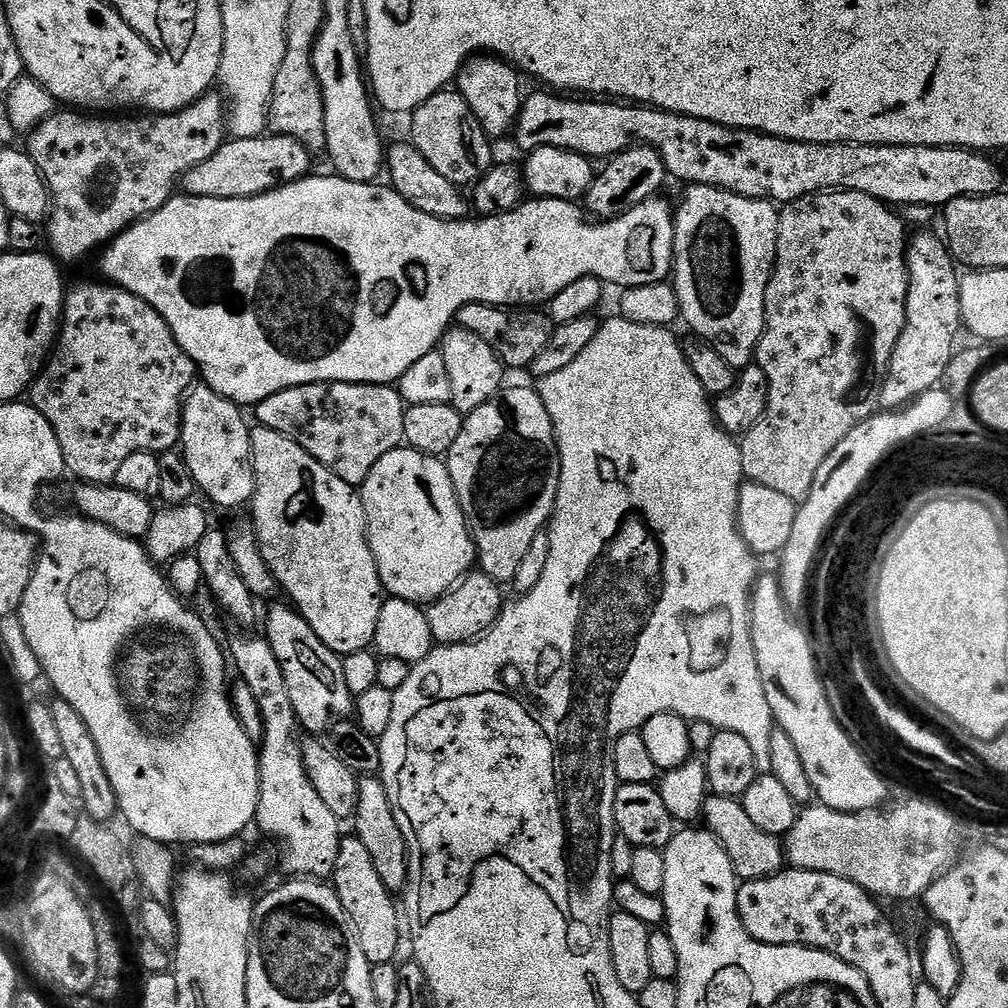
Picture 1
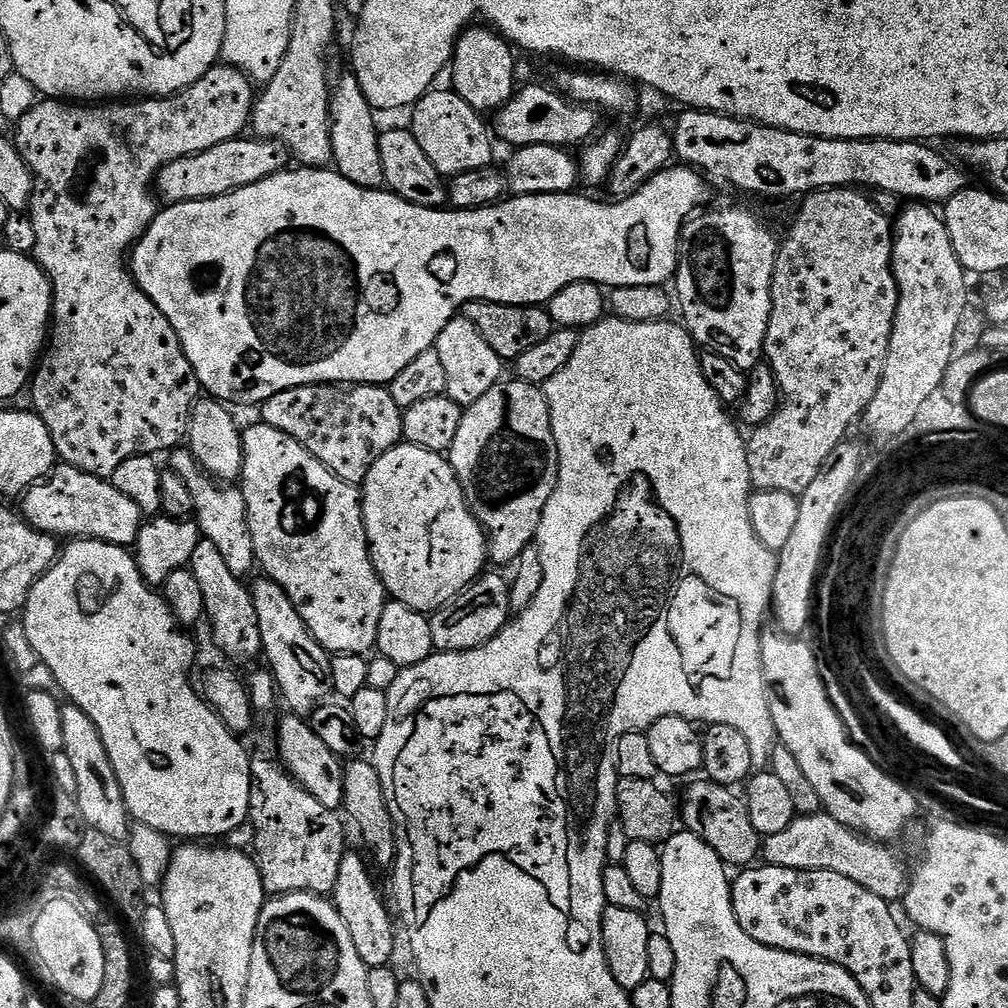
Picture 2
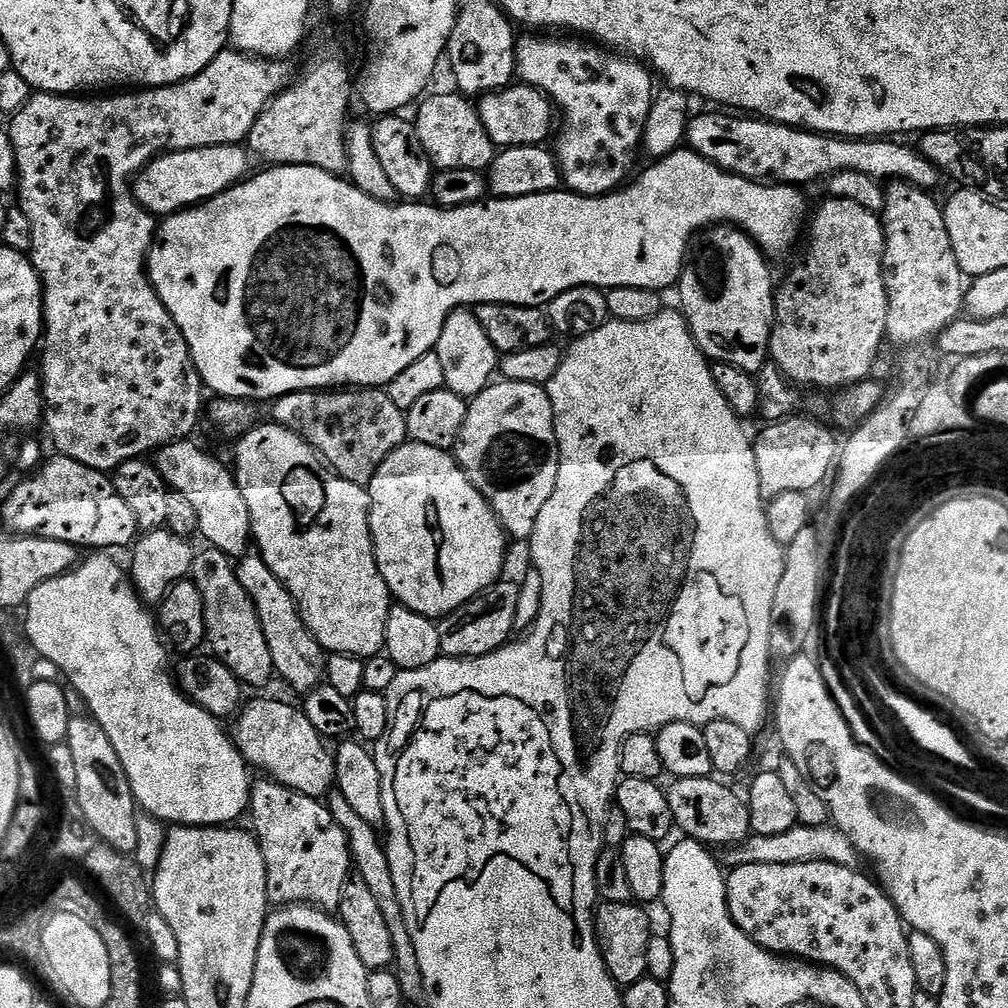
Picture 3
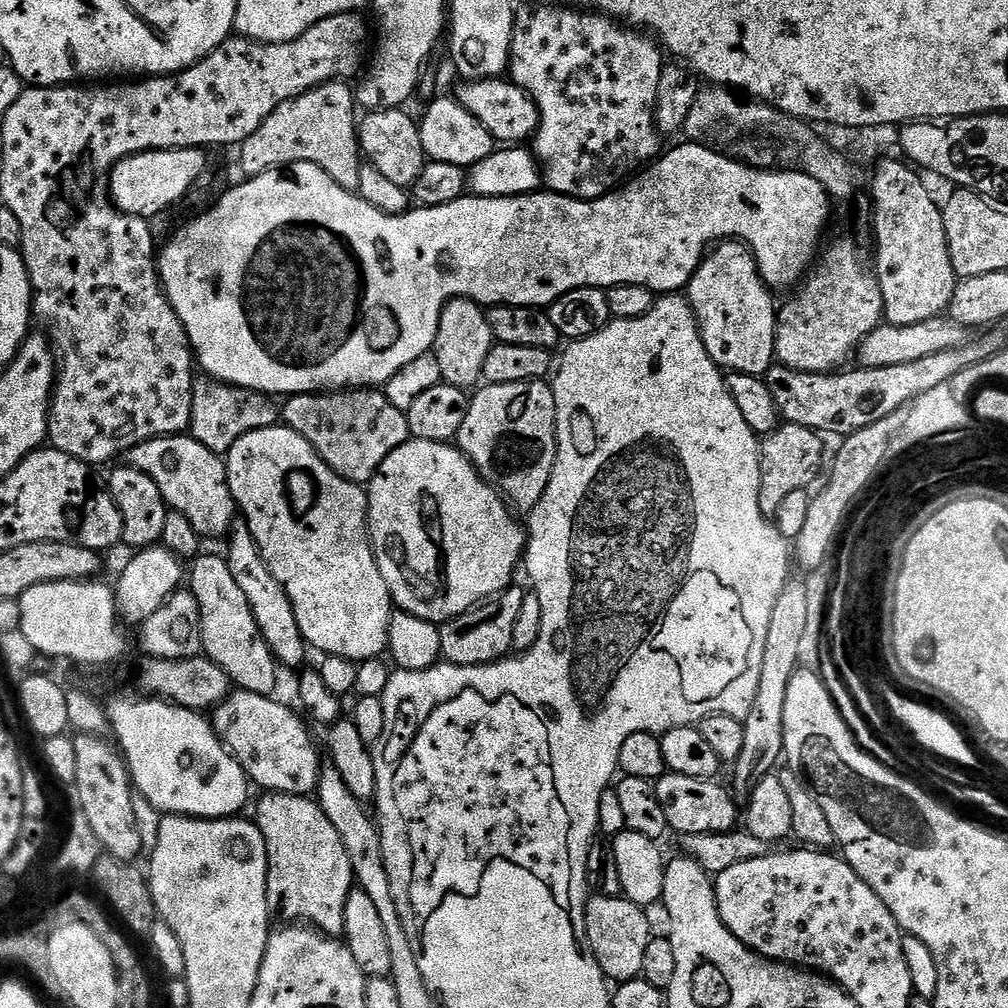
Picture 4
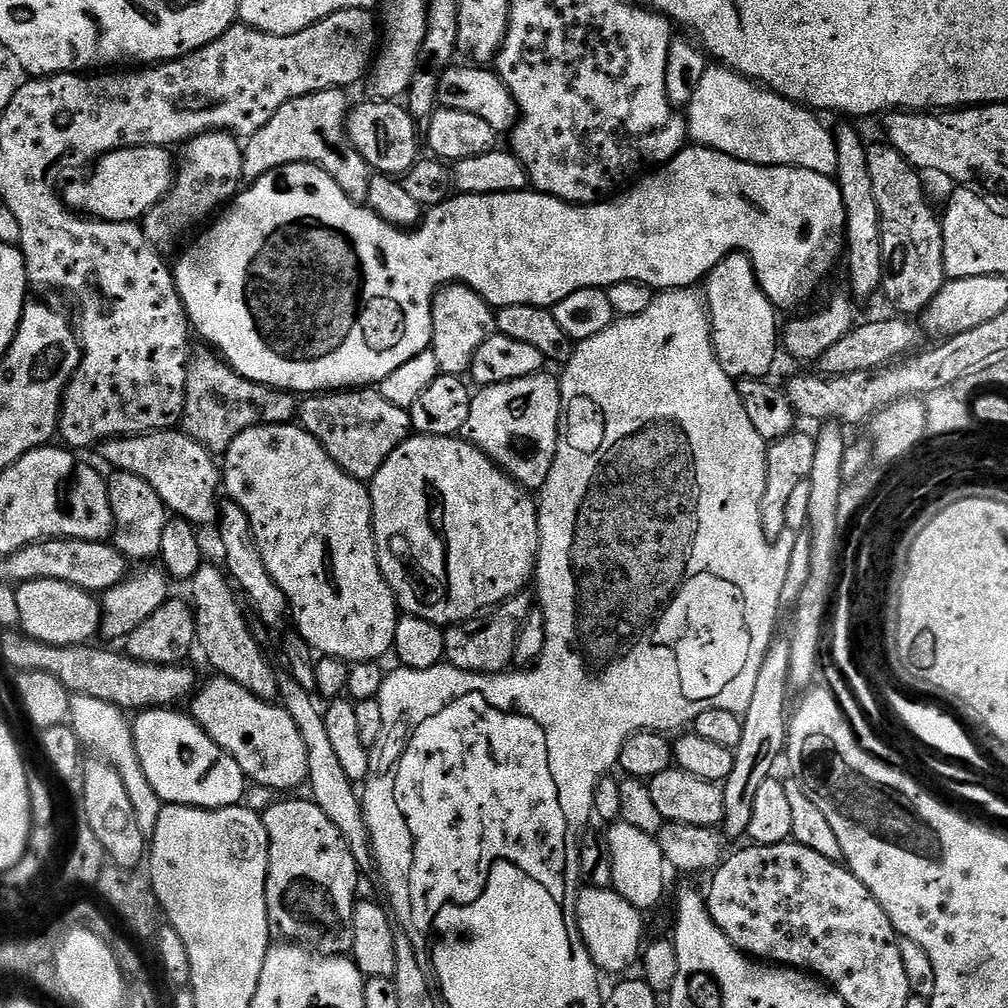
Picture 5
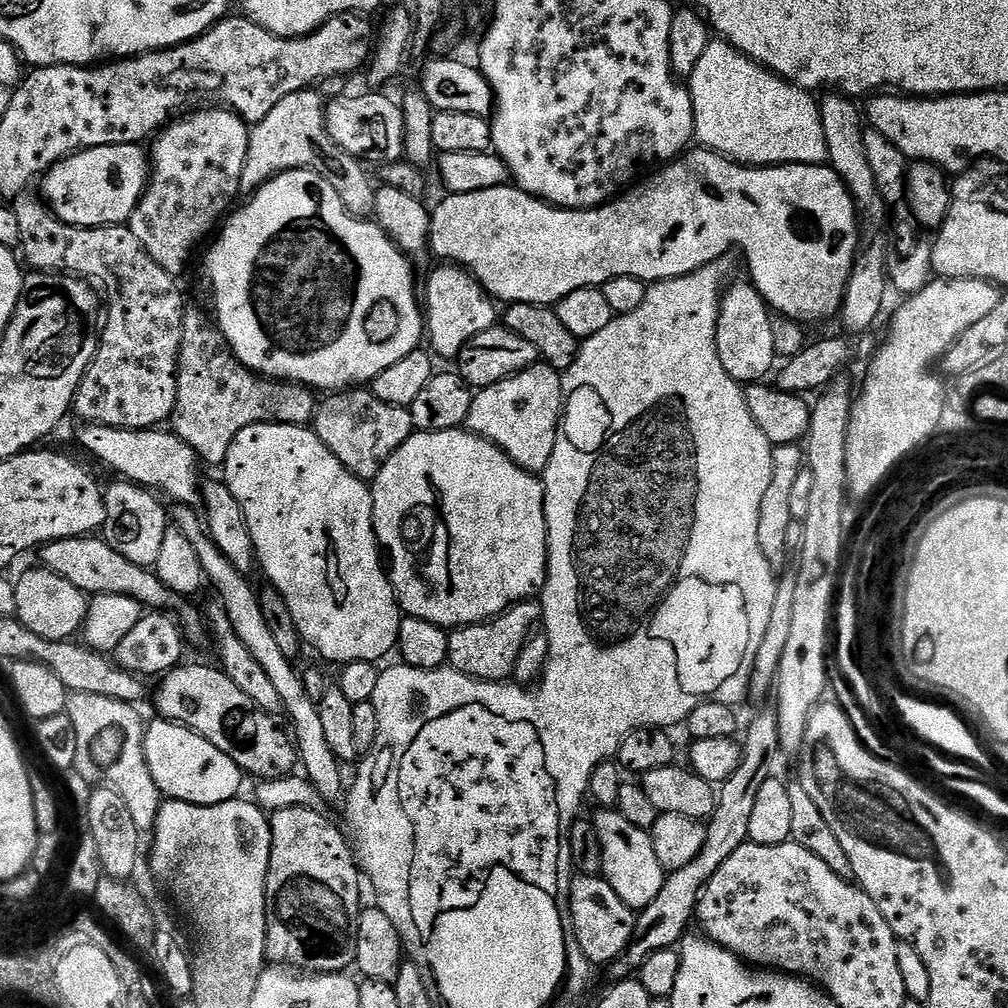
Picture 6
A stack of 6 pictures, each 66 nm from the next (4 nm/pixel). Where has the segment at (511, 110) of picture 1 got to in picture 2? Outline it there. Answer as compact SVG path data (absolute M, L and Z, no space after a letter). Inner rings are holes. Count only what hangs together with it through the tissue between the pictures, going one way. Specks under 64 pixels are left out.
M488 26L476 27L465 28L464 35L456 41L456 51L452 53L450 65L450 72L453 72L451 87L474 111L495 114L507 106L518 91L517 53L499 32Z

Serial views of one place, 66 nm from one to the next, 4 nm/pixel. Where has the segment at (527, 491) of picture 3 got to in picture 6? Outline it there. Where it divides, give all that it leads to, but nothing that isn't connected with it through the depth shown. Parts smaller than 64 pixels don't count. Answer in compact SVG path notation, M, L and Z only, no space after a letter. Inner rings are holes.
M537 362L502 382L479 389L472 397L466 428L498 445L518 467L540 474L554 454L556 434L562 428L564 397L561 373Z

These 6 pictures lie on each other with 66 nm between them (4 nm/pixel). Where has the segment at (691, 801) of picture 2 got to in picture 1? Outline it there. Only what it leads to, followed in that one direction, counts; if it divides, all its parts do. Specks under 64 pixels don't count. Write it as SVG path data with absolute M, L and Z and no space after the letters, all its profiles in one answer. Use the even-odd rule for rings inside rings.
M709 795L704 801L702 820L707 831L711 832L716 837L716 841L726 850L732 869L736 871L741 881L761 880L785 867L786 857L783 843L777 837L767 836L762 830L758 830L758 826L750 822L750 814L746 814L744 805L739 799Z

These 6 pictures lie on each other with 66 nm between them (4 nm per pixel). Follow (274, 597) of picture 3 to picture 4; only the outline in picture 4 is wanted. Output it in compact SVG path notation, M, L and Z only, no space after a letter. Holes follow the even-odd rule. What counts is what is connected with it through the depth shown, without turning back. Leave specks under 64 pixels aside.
M237 518L232 521L226 543L228 543L226 559L230 566L230 575L245 592L246 602L250 602L250 610L254 614L254 622L258 622L262 638L266 638L273 656L283 667L285 664L288 668L299 669L305 663L303 660L306 645L302 630L298 630L298 618L294 618L294 606L290 606L286 590L282 590L278 578L274 578L274 574L270 574L270 570L264 564L262 554L258 550L258 542L254 542L254 534L250 534L250 526L245 520Z

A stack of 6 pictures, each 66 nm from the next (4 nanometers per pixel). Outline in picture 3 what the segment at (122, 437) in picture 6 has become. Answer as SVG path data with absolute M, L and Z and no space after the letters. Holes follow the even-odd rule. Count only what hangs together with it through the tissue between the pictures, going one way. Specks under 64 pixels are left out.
M191 439L176 440L155 453L154 463L171 491L182 494L194 506L198 514L196 527L209 545L222 550L229 558L239 558L249 551L252 540L250 510L246 510L246 498L238 486L233 469L208 452L203 452Z

